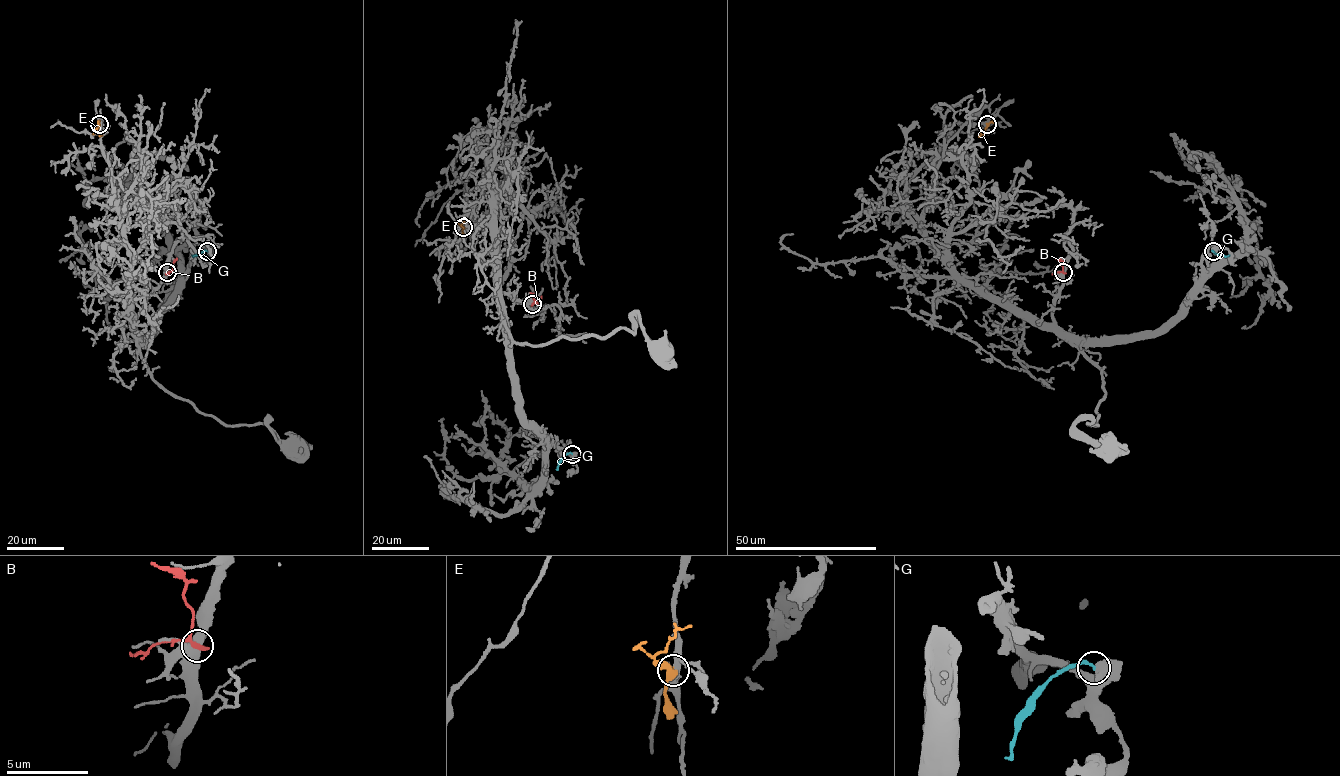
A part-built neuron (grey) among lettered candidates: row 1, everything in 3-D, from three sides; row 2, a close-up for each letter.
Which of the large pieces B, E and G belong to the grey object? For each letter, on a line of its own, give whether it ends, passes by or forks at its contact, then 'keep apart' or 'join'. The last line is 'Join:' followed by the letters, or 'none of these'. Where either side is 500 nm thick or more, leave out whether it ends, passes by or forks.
B: keep apart
E: it passes by; join
G: keep apart
Join: E

